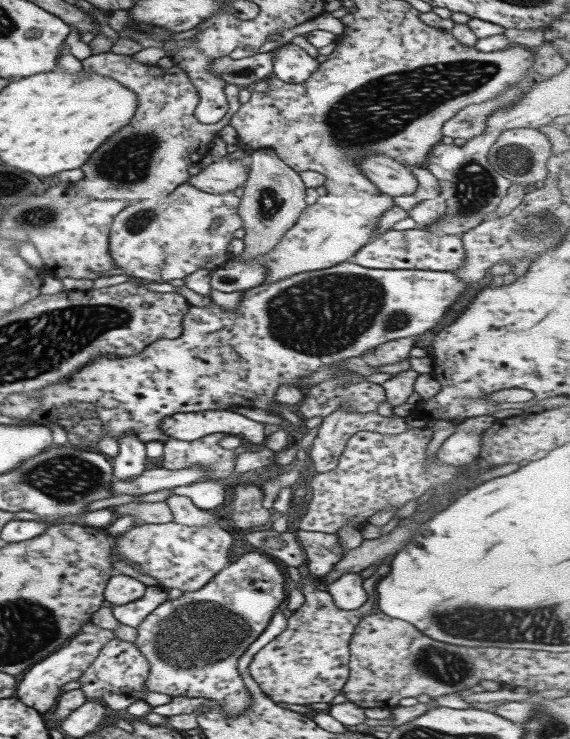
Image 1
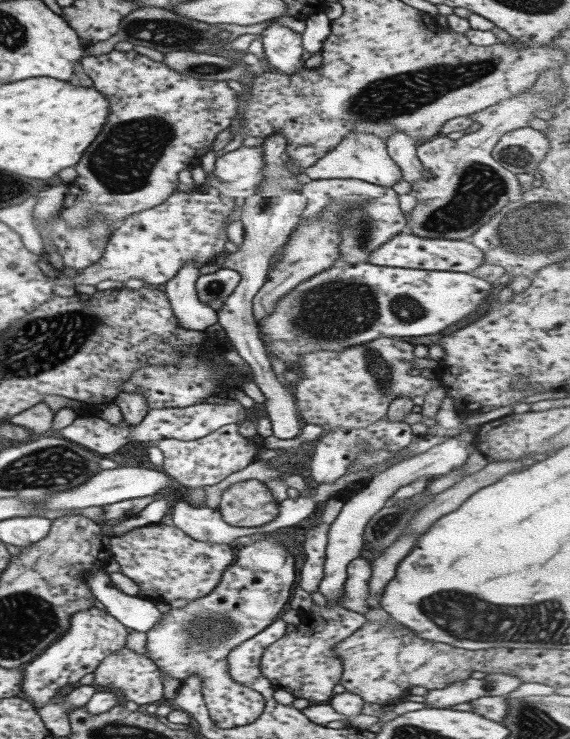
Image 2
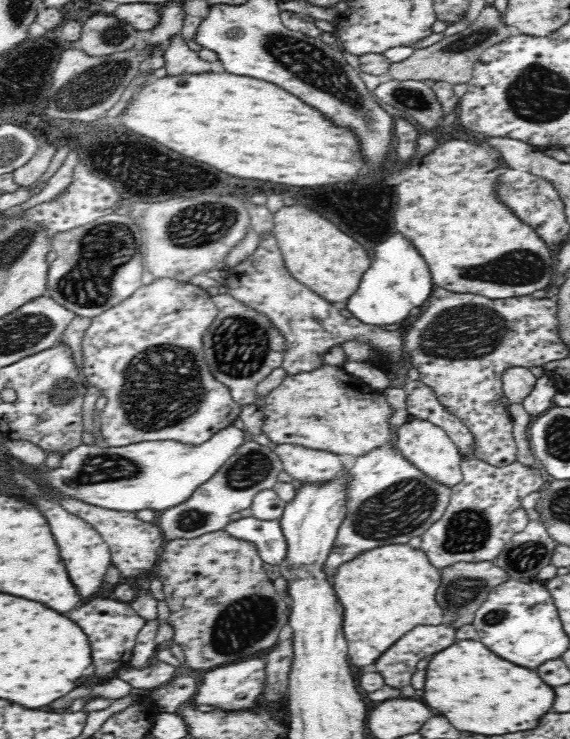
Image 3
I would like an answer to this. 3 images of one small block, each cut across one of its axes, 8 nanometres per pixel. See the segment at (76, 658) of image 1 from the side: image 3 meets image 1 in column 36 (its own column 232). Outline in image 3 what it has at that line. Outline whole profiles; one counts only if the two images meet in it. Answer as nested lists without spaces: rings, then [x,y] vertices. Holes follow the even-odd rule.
[[[266,654],[250,656],[246,660],[234,664],[222,664],[207,670],[202,678],[202,686],[192,700],[197,705],[213,704],[224,711],[246,711],[254,707],[254,701],[264,690],[266,681]]]

